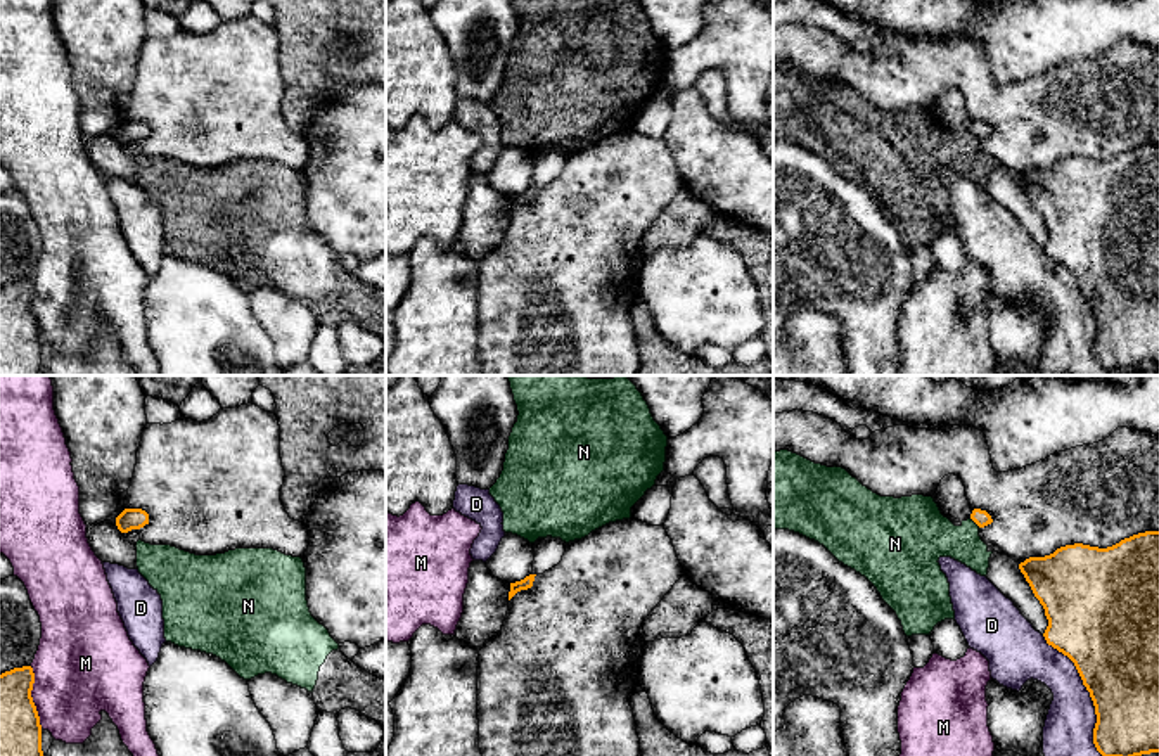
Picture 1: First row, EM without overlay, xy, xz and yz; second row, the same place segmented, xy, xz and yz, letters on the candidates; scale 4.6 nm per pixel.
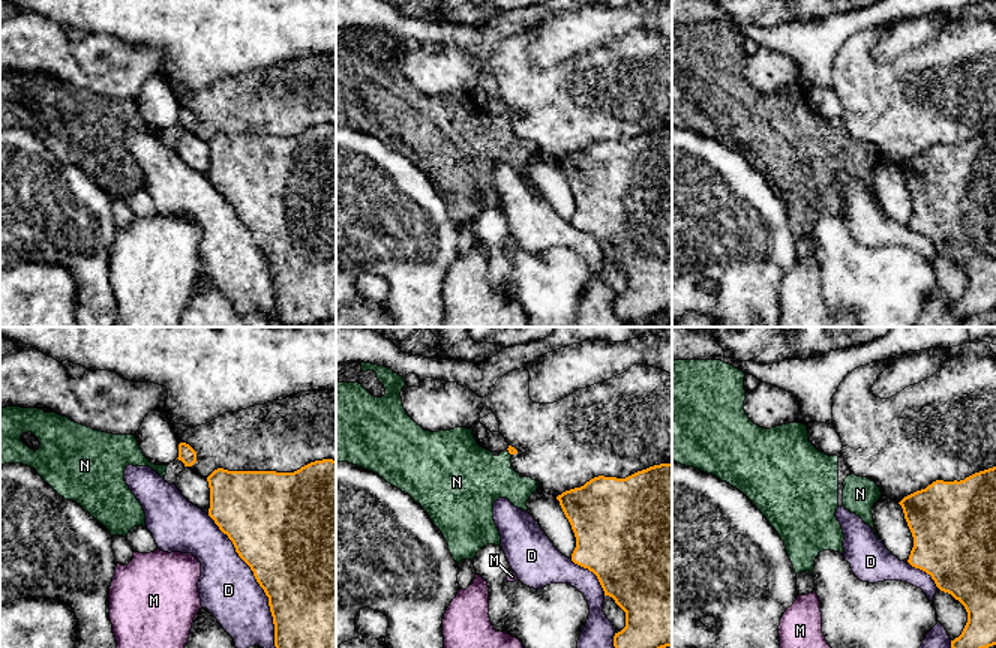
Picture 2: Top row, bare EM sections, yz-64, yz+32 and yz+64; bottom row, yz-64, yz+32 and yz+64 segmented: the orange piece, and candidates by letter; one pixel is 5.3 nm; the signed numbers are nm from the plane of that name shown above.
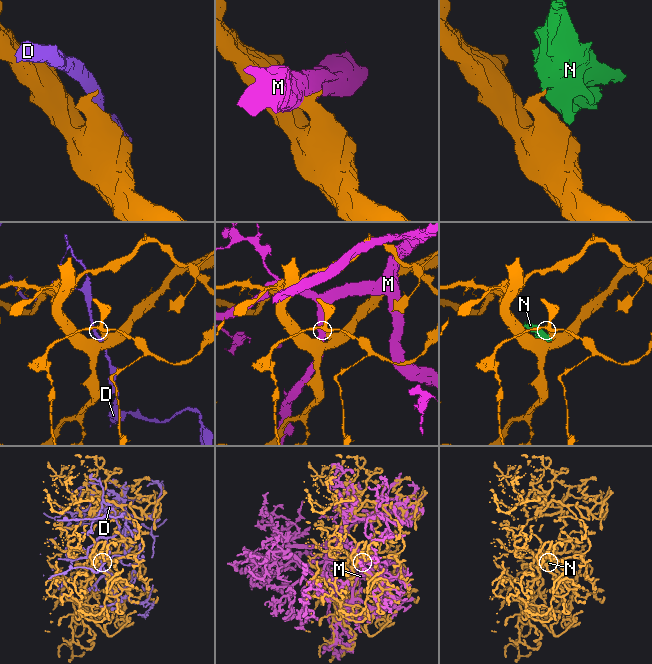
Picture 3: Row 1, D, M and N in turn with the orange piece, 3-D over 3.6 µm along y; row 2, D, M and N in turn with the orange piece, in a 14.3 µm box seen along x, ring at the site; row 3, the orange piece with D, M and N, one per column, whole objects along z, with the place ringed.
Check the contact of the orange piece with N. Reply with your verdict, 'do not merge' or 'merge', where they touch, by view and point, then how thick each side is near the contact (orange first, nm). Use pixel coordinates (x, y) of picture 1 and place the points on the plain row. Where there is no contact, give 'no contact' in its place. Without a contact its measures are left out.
do not merge | yz (976, 135) | 80/260 nm

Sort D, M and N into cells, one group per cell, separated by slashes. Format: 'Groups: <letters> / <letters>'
Groups: D / M / N

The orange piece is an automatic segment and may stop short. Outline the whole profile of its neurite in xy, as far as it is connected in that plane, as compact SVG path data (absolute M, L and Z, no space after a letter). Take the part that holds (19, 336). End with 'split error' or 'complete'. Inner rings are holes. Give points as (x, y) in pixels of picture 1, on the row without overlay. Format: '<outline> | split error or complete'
M31 279L0 287L0 375L43 375L42 337L31 310Z | complete

